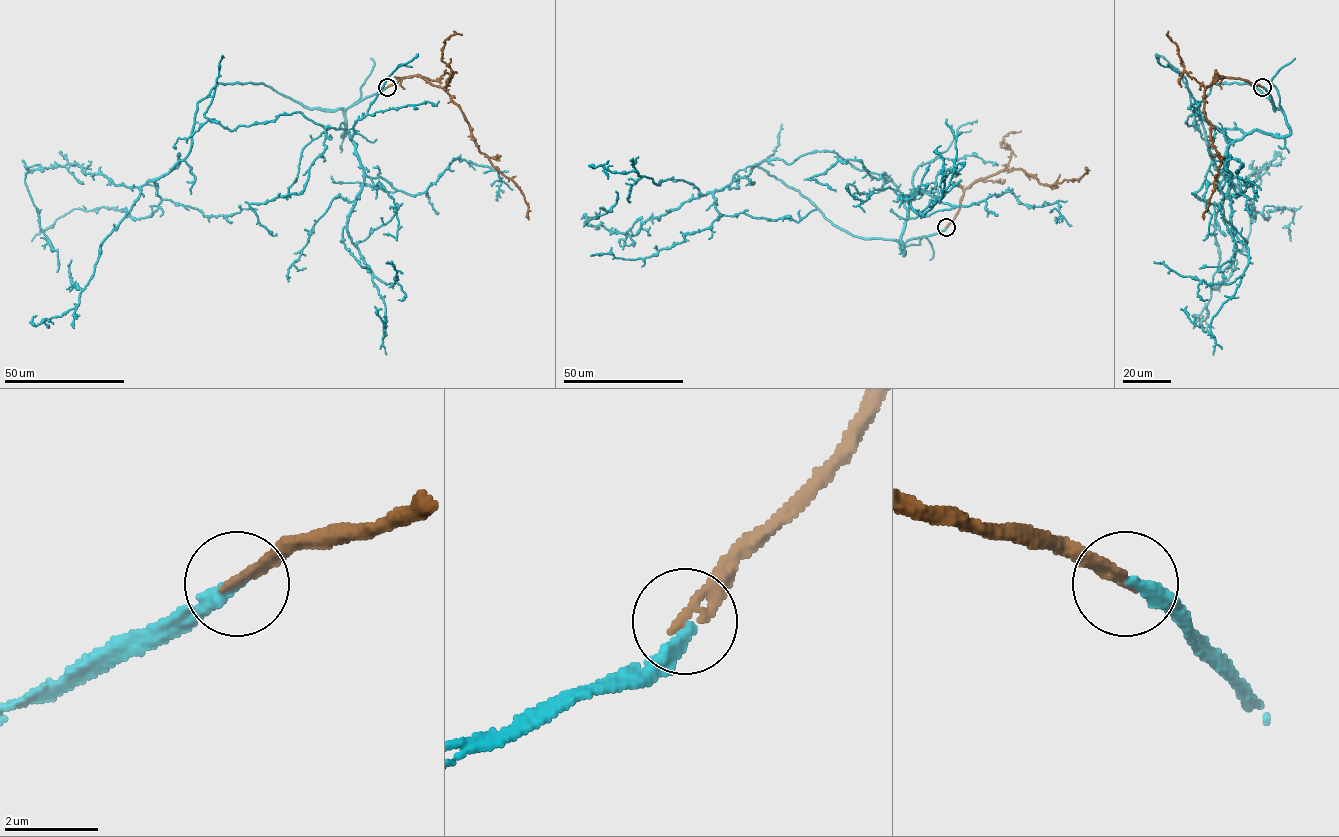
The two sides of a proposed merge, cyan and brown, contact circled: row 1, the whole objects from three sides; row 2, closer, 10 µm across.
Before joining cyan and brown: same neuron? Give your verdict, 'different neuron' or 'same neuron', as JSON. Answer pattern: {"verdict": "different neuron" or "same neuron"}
{"verdict": "same neuron"}

